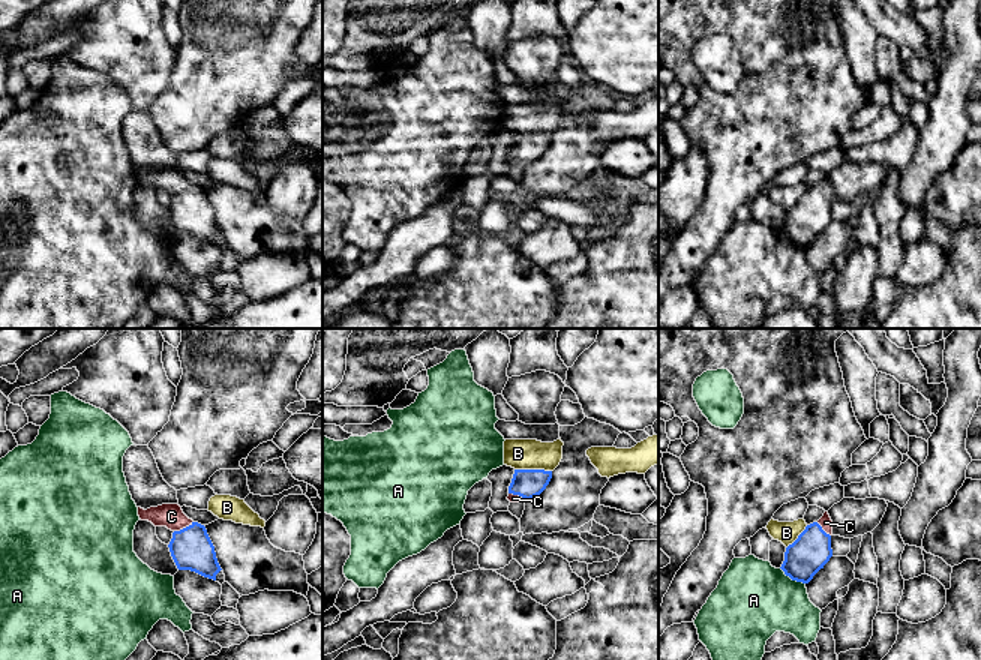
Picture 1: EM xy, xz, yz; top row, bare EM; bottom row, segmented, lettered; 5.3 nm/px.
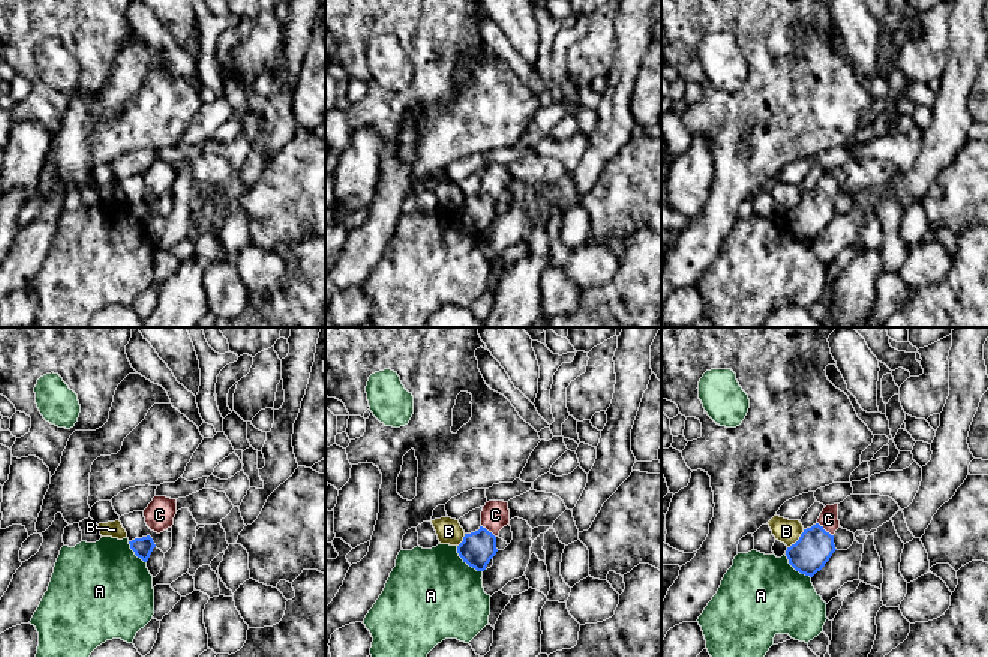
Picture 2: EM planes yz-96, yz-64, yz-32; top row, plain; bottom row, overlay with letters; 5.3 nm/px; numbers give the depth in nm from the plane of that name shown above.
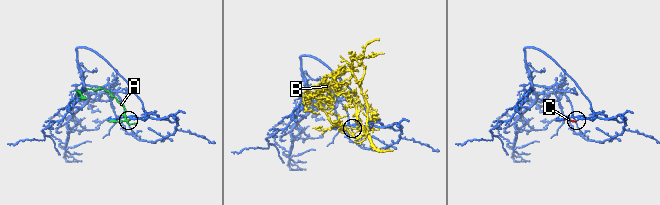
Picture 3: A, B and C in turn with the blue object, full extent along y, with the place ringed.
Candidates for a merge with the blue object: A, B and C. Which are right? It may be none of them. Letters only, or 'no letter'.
C

